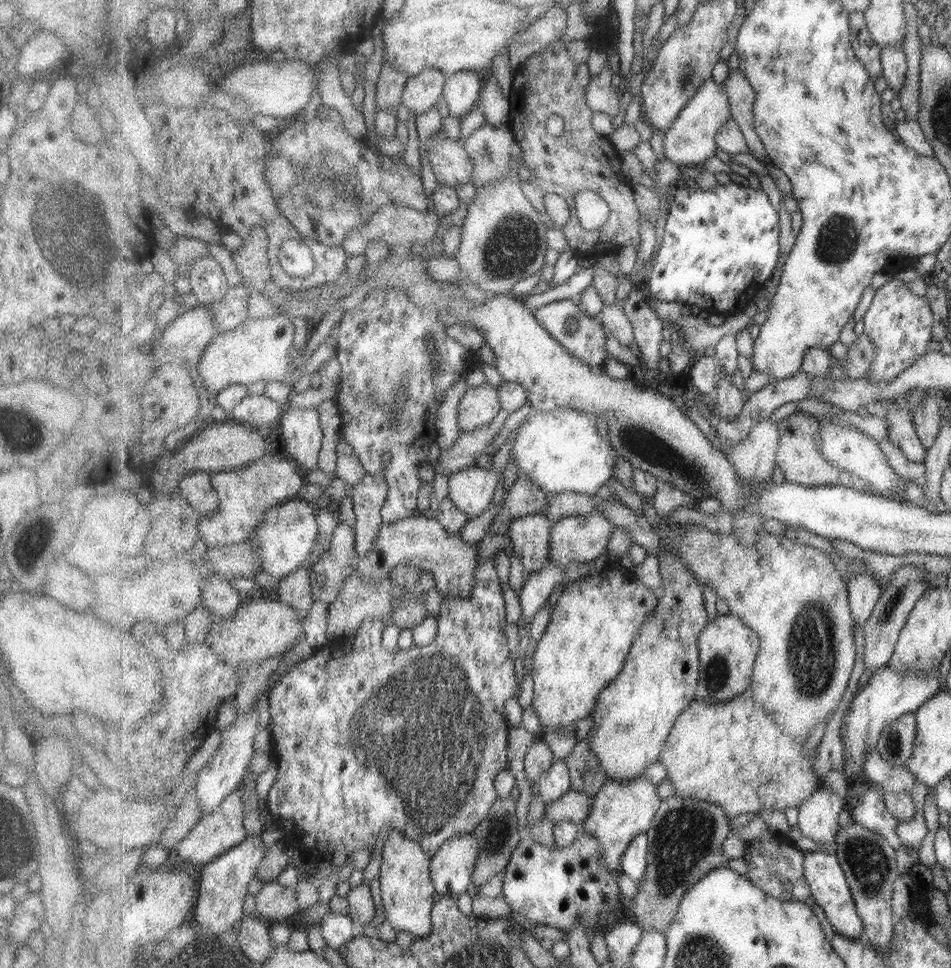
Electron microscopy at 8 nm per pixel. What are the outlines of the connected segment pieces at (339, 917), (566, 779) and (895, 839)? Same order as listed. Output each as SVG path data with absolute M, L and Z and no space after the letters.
M329 913L320 922L326 945L337 951L343 949L358 935L358 927L349 913Z
M556 757L555 763L539 779L539 796L546 804L551 804L565 796L571 789L570 768L564 758Z
M867 790L859 804L853 808L853 818L857 822L863 822L863 826L883 835L897 850L904 844L897 833L900 820L886 807L884 796L877 790Z

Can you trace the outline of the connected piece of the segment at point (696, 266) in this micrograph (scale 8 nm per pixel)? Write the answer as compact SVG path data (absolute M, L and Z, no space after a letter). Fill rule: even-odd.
M731 182L729 184L719 183L719 186L715 187L715 189L701 190L699 187L693 189L680 183L675 191L673 201L669 203L663 242L657 250L656 264L652 269L647 284L649 295L665 302L681 302L690 306L693 306L693 304L701 306L707 313L722 315L726 319L729 319L729 316L742 313L748 304L754 303L757 300L757 295L761 290L765 289L765 282L769 282L773 278L773 272L775 272L775 268L779 264L779 258L781 258L781 244L779 244L781 242L779 240L781 228L779 228L779 220L781 218L779 218L777 208L773 206L773 202L769 200L769 196L762 189L755 190L755 188L749 188L749 185L742 186L741 184Z

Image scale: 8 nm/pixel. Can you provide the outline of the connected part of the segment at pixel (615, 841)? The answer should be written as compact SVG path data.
M647 777L605 782L601 790L595 795L591 814L583 822L582 832L597 835L599 851L605 855L603 859L609 863L611 869L621 870L623 855L635 836L646 833L651 828L655 816L661 808L661 802L663 799L657 793L657 785Z

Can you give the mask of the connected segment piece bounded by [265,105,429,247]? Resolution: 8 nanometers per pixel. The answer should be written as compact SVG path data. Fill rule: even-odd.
M322 105L317 116L306 123L298 118L297 122L273 138L267 154L265 175L271 181L271 191L283 209L285 217L291 220L303 236L314 238L332 247L341 247L347 232L359 228L373 213L389 203L408 206L427 212L427 196L421 175L411 172L411 168L400 158L379 153L369 148L367 140L358 139L347 132L344 117L333 108Z

